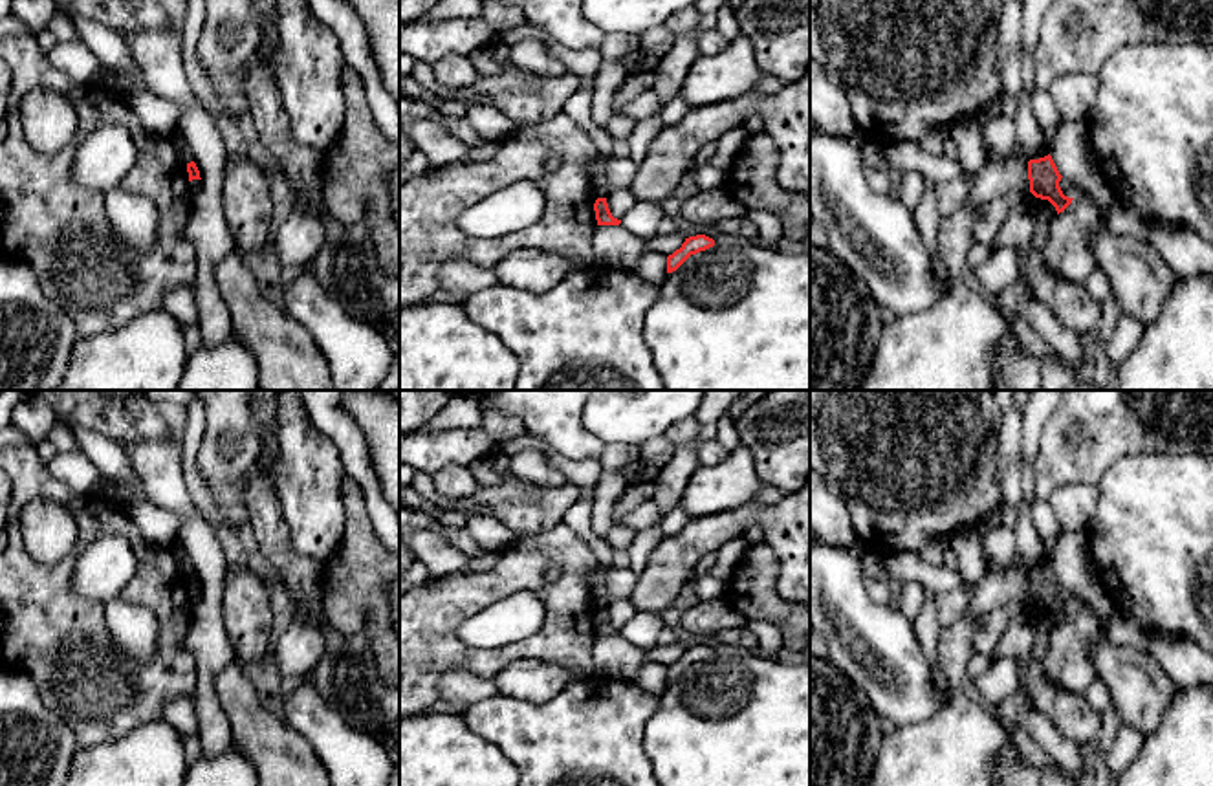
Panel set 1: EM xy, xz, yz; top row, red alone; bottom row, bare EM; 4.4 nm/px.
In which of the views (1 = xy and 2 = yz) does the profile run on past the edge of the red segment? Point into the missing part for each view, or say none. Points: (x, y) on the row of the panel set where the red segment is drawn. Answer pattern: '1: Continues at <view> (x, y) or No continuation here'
1: No continuation here
2: No continuation here

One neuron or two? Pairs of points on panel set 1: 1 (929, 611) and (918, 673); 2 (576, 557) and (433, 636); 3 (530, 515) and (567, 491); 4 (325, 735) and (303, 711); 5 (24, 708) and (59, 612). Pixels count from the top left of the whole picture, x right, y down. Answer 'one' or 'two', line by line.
1: two
2: one
3: one
4: one
5: two

